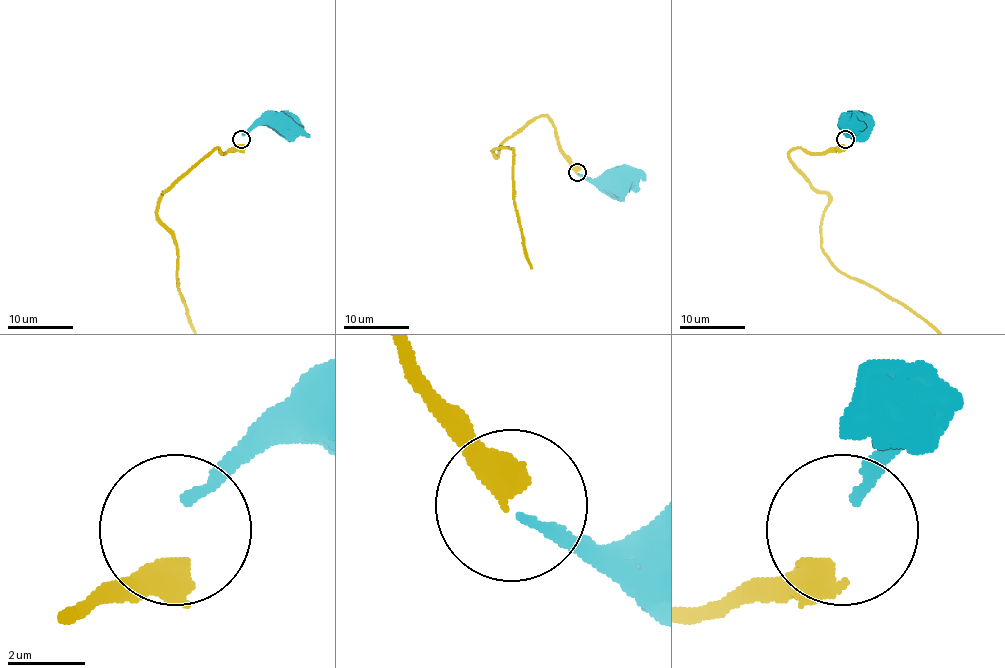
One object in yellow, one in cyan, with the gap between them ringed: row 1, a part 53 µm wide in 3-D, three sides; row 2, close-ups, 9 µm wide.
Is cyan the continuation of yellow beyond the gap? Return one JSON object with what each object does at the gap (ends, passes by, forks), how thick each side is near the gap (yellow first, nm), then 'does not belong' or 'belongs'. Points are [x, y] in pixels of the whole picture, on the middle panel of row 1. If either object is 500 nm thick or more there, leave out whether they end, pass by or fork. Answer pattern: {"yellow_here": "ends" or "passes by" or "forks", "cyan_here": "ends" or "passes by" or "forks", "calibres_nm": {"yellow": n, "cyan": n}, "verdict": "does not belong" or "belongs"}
{"calibres_nm": {"yellow": 650, "cyan": 240}, "verdict": "does not belong"}

